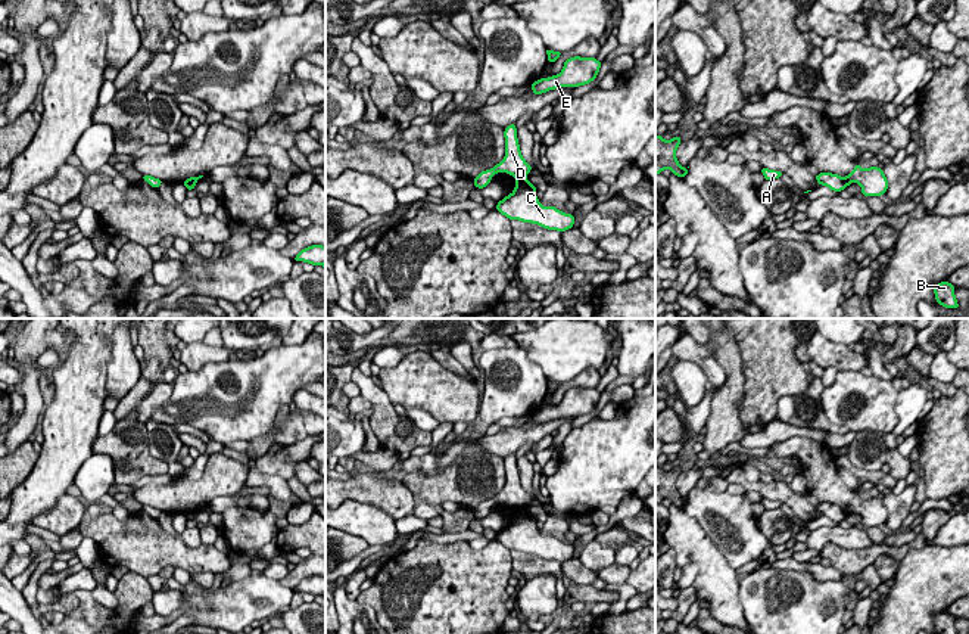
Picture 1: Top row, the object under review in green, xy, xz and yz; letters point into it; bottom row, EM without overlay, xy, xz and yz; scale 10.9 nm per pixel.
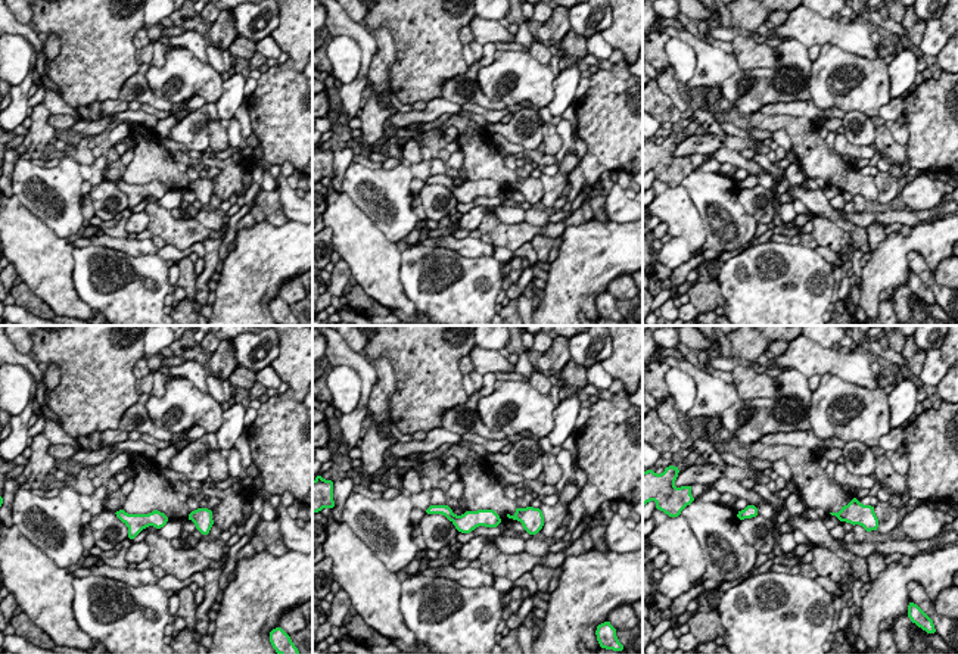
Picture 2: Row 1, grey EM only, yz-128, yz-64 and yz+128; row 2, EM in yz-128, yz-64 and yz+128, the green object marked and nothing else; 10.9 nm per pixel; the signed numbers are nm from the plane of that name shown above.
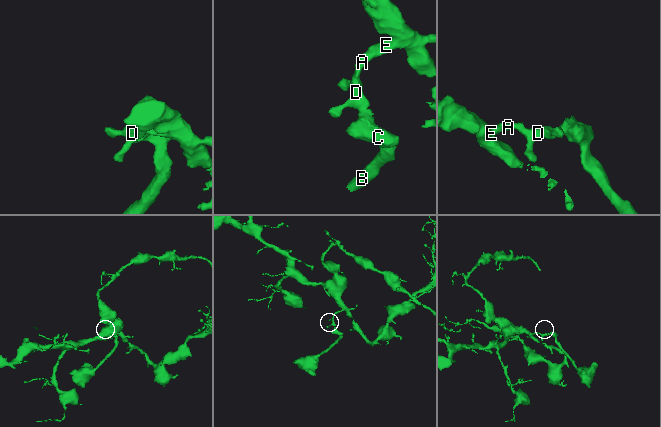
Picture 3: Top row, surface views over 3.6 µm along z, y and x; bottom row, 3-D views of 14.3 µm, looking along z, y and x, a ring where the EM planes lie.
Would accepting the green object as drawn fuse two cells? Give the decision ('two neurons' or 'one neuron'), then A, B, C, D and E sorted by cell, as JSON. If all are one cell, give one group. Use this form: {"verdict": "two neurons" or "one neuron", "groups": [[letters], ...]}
{"verdict": "two neurons", "groups": [["A", "D", "E"], ["B", "C"]]}

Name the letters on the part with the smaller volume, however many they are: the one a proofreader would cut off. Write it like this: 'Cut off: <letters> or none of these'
Cut off: B, C

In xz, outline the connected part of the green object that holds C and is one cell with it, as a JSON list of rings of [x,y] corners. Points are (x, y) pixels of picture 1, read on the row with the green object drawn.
[[[515,177],[515,189],[498,202],[496,209],[510,220],[538,224],[548,230],[565,231],[573,227],[574,215],[555,206],[543,206],[536,196],[536,186],[527,177]]]

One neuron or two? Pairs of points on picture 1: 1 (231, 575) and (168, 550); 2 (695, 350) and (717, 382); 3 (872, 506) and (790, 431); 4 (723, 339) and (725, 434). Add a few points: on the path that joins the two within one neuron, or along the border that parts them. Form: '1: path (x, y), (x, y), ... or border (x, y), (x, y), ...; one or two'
1: border (231, 563), (221, 572); two
2: path (703, 357), (714, 375); one
3: border (819, 441), (790, 437), (769, 447); two
4: path (732, 363), (732, 392), (725, 403), (725, 410); one

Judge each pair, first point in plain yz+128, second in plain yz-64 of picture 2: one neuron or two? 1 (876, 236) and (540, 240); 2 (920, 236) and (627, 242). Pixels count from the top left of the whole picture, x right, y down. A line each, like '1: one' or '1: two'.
1: one
2: one

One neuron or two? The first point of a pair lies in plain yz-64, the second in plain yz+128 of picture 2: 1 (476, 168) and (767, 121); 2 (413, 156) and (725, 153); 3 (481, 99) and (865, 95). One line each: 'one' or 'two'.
1: one
2: two
3: two

